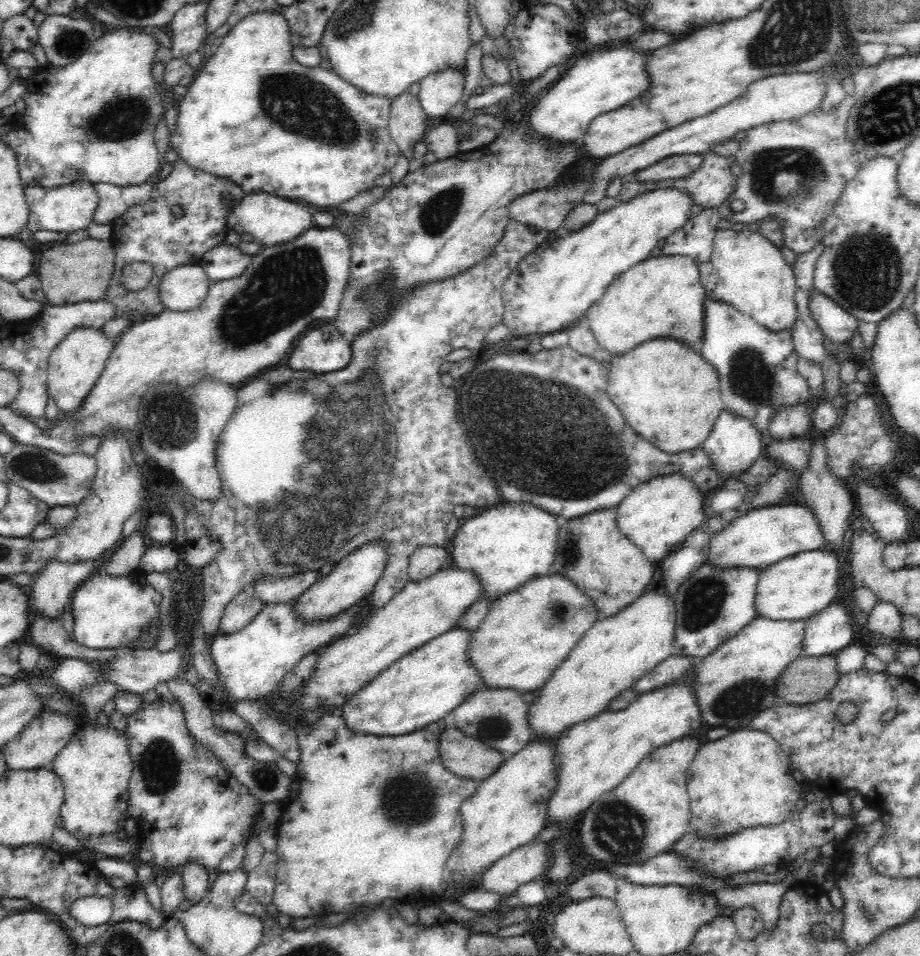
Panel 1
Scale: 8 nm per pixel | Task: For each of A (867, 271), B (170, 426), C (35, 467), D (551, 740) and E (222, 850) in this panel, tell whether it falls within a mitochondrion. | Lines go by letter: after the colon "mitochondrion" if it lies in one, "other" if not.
A: mitochondrion
B: mitochondrion
C: mitochondrion
D: other
E: other

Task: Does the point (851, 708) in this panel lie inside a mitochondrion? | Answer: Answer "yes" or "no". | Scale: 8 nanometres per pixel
yes

